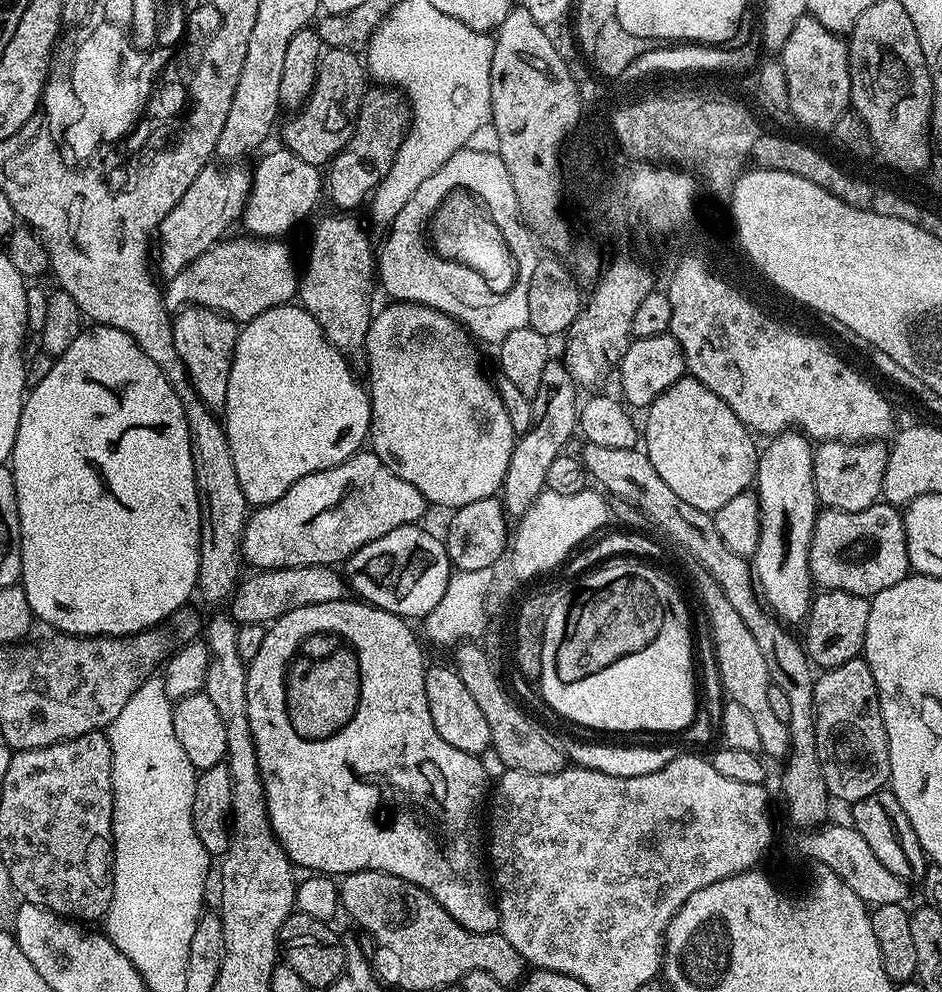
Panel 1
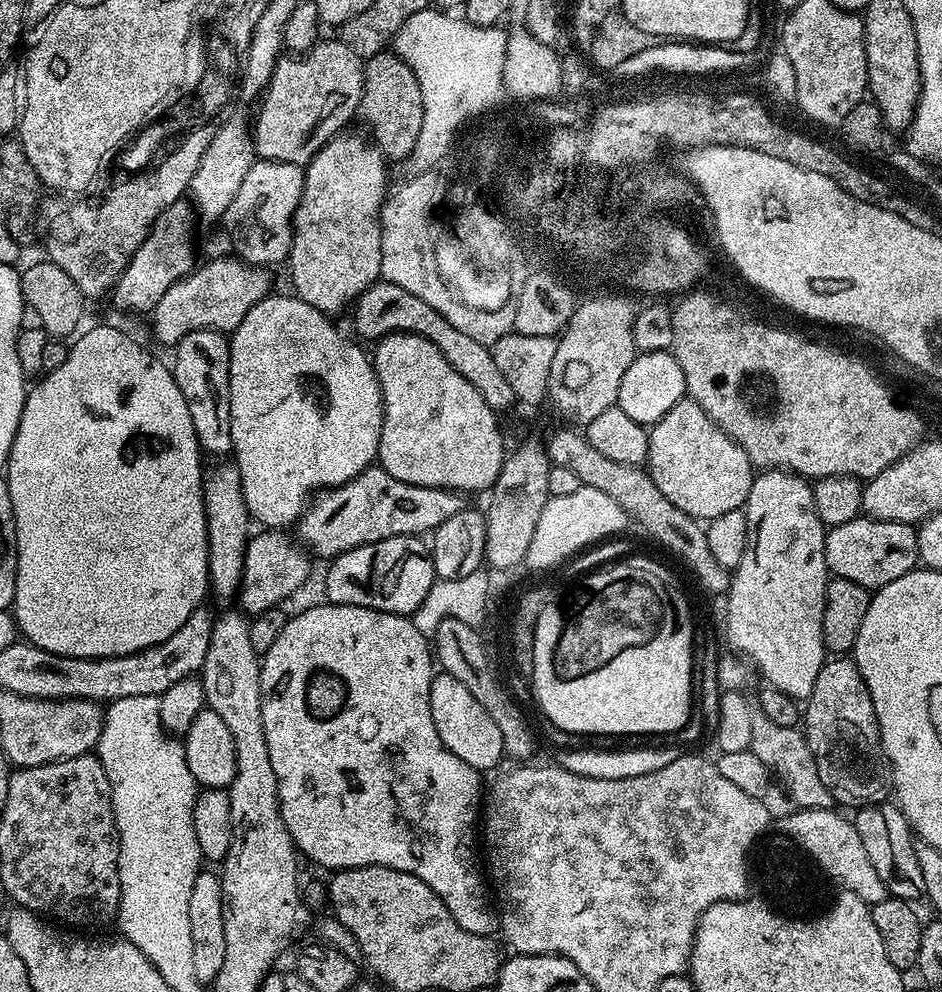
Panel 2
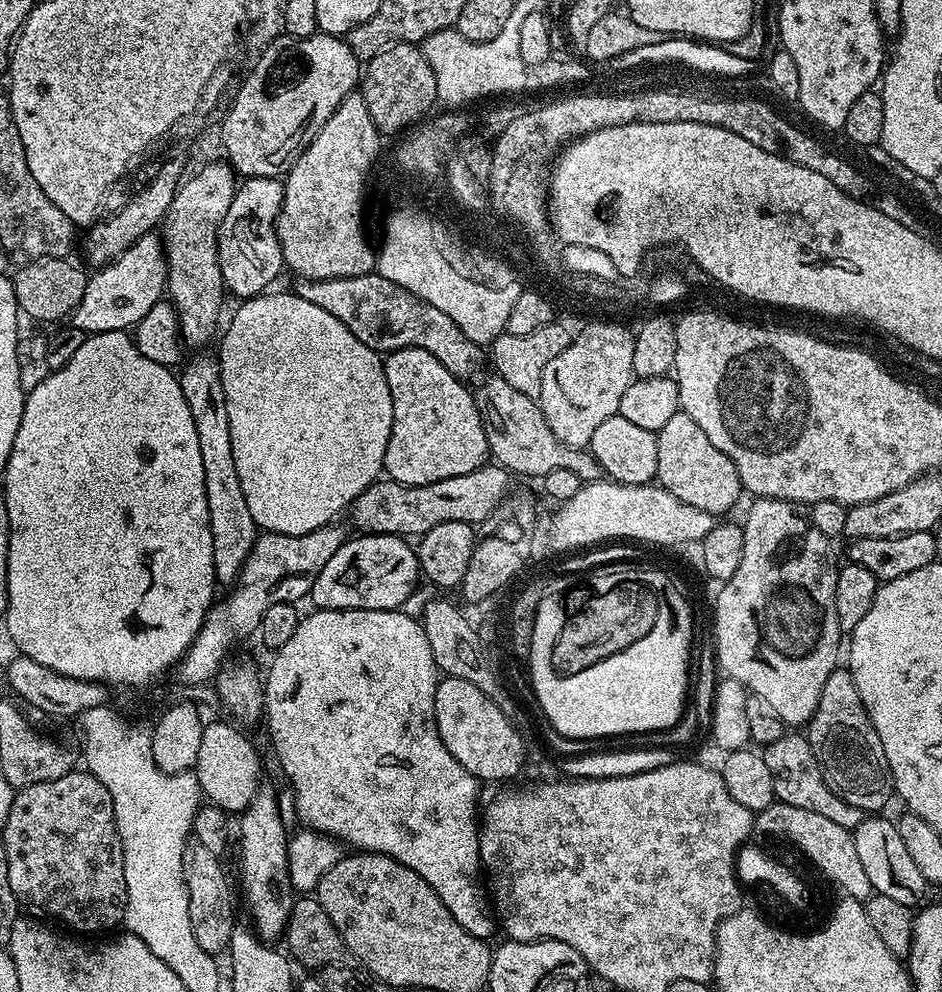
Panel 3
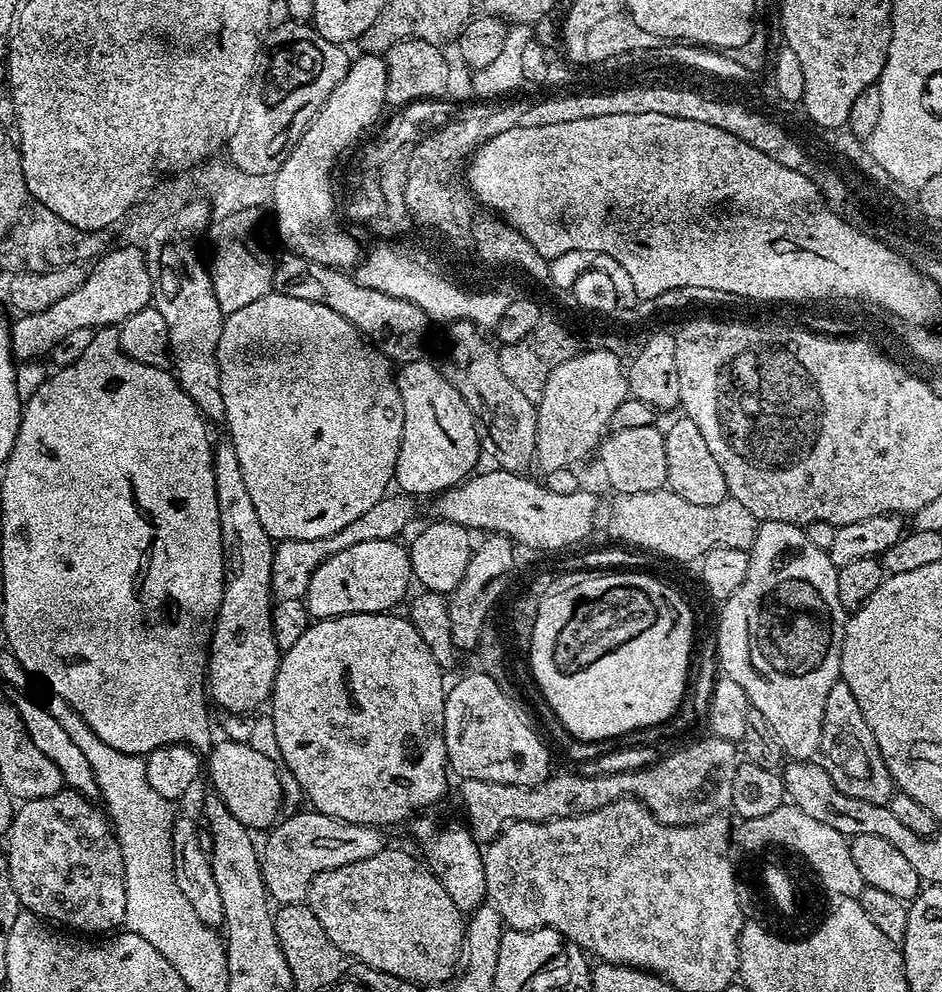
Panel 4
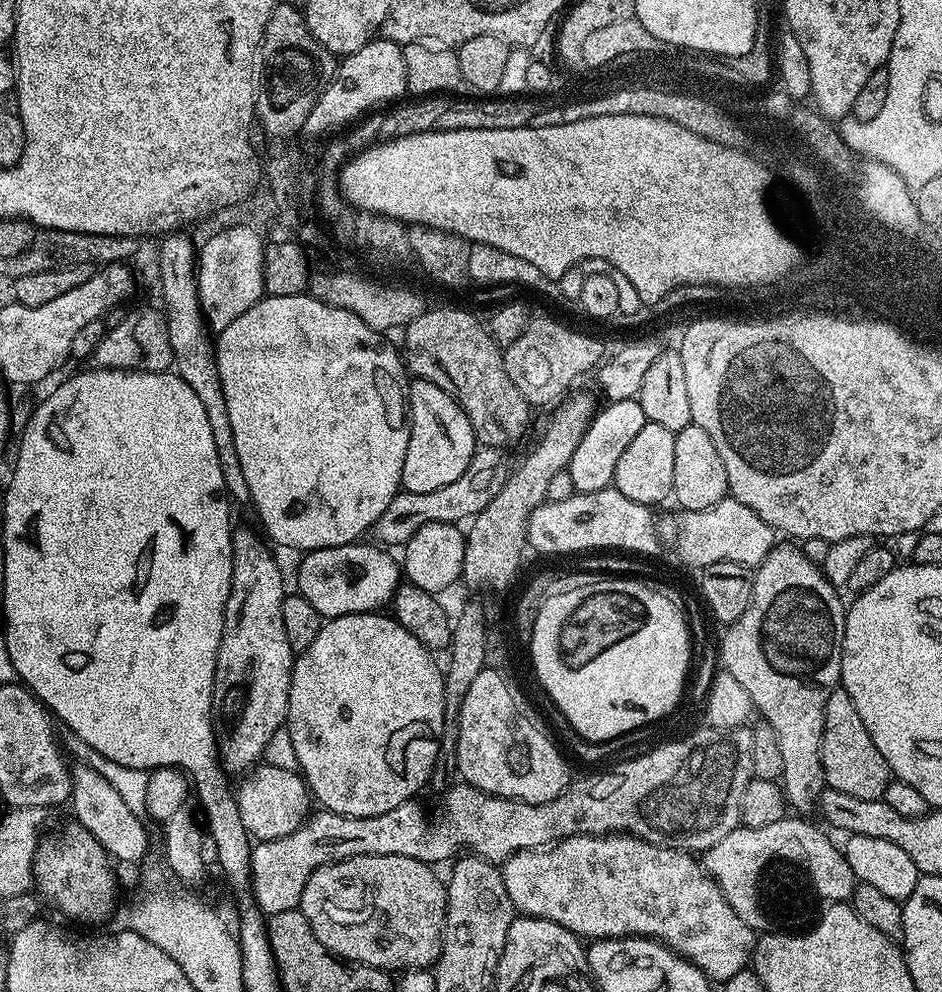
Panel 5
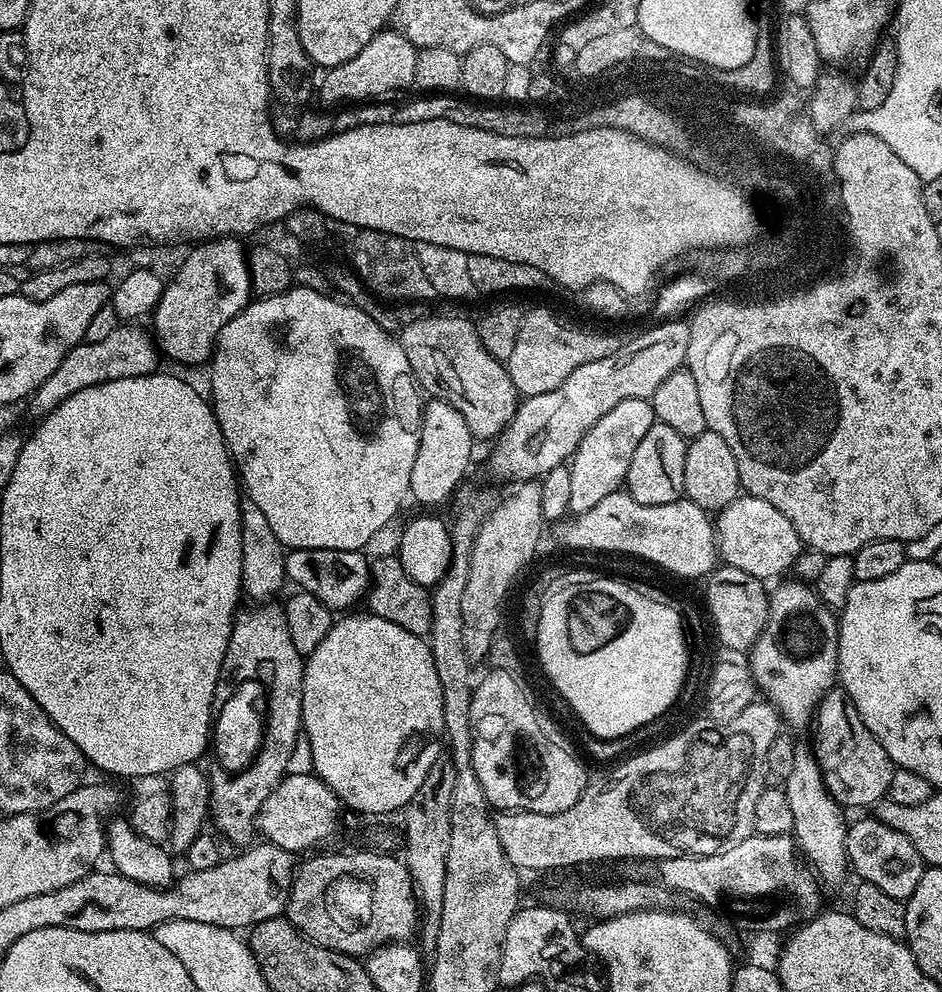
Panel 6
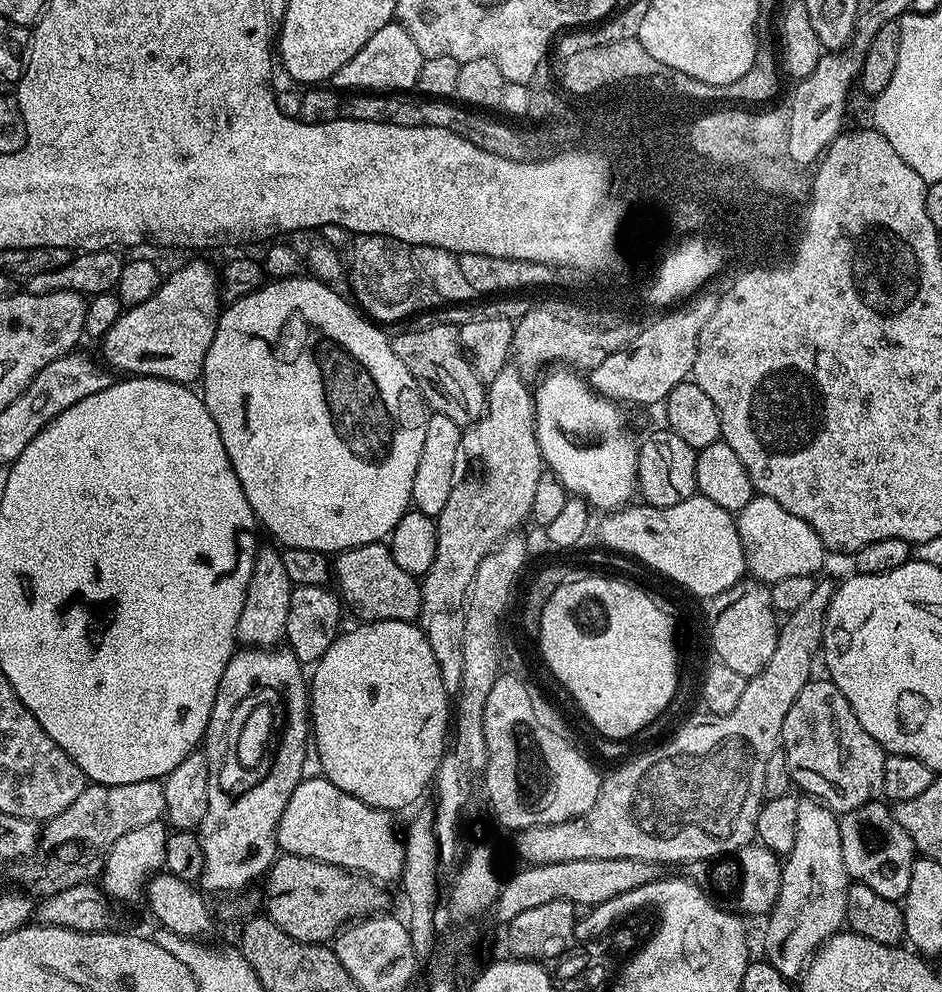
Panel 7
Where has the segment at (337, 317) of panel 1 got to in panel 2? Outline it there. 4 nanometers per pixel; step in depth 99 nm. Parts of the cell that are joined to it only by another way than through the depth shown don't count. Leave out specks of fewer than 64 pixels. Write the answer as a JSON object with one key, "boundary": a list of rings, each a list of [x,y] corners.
{"boundary":[[[341,134],[334,137],[326,146],[322,146],[322,150],[318,150],[318,154],[314,154],[304,168],[304,189],[302,190],[302,198],[300,204],[296,207],[296,213],[292,215],[292,245],[288,251],[286,261],[286,269],[292,275],[292,284],[295,295],[301,300],[305,300],[310,306],[314,306],[314,310],[325,314],[333,314],[332,312],[340,312],[344,307],[351,305],[359,296],[381,279],[380,271],[382,270],[382,230],[380,229],[380,209],[384,206],[384,201],[389,195],[388,188],[388,172],[384,169],[386,159],[383,153],[376,145],[367,140],[364,141],[360,136],[348,136],[349,134]]]}

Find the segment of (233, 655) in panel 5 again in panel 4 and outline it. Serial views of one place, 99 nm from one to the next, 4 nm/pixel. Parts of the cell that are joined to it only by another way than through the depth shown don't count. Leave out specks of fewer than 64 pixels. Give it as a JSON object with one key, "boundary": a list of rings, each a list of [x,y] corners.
{"boundary":[[[231,439],[216,440],[212,450],[214,466],[214,490],[218,496],[218,522],[222,530],[222,550],[224,551],[224,593],[220,609],[216,615],[216,625],[212,628],[212,642],[208,646],[208,671],[206,688],[211,699],[220,708],[228,712],[252,712],[269,703],[274,678],[278,674],[281,650],[274,642],[272,630],[272,550],[274,541],[266,534],[266,526],[258,519],[254,510],[254,501],[246,491],[246,481],[242,479],[242,470],[238,466],[238,454]]]}

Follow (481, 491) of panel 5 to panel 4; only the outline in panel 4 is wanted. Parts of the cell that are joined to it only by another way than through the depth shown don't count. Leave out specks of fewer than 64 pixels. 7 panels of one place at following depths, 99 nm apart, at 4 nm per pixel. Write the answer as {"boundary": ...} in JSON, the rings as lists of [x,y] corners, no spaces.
{"boundary":[[[385,494],[366,514],[354,518],[354,522],[342,526],[338,534],[326,538],[306,538],[305,540],[282,540],[272,550],[272,595],[276,600],[286,598],[304,598],[308,595],[310,578],[314,578],[314,570],[326,562],[326,558],[334,558],[334,554],[342,554],[342,550],[350,550],[350,546],[358,546],[358,542],[378,542],[379,540],[396,540],[399,532],[416,516],[417,501],[407,494]]]}

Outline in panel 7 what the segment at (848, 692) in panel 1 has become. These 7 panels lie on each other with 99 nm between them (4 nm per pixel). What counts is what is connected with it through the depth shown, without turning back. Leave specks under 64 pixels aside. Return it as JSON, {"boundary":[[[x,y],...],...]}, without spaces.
{"boundary":[[[813,678],[794,698],[790,710],[786,710],[786,718],[782,722],[782,734],[780,735],[782,750],[788,759],[788,768],[793,777],[802,787],[808,788],[812,780],[825,780],[832,784],[836,792],[819,793],[818,799],[821,804],[825,804],[831,812],[843,814],[854,810],[863,804],[869,804],[871,800],[877,799],[883,793],[882,770],[884,769],[884,757],[886,755],[879,742],[870,738],[866,730],[862,730],[862,722],[854,718],[854,710],[850,710],[850,702],[842,698],[838,686],[834,686],[827,678]]]}

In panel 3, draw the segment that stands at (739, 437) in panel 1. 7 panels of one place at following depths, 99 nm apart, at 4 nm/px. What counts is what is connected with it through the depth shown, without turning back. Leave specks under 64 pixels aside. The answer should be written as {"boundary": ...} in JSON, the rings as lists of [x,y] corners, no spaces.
{"boundary":[[[684,411],[674,414],[666,426],[656,433],[658,442],[658,470],[656,480],[659,487],[664,488],[674,498],[686,502],[686,506],[694,506],[697,510],[706,510],[710,515],[719,517],[720,512],[728,512],[742,497],[738,470],[710,438],[699,428],[698,422],[690,418]]]}

